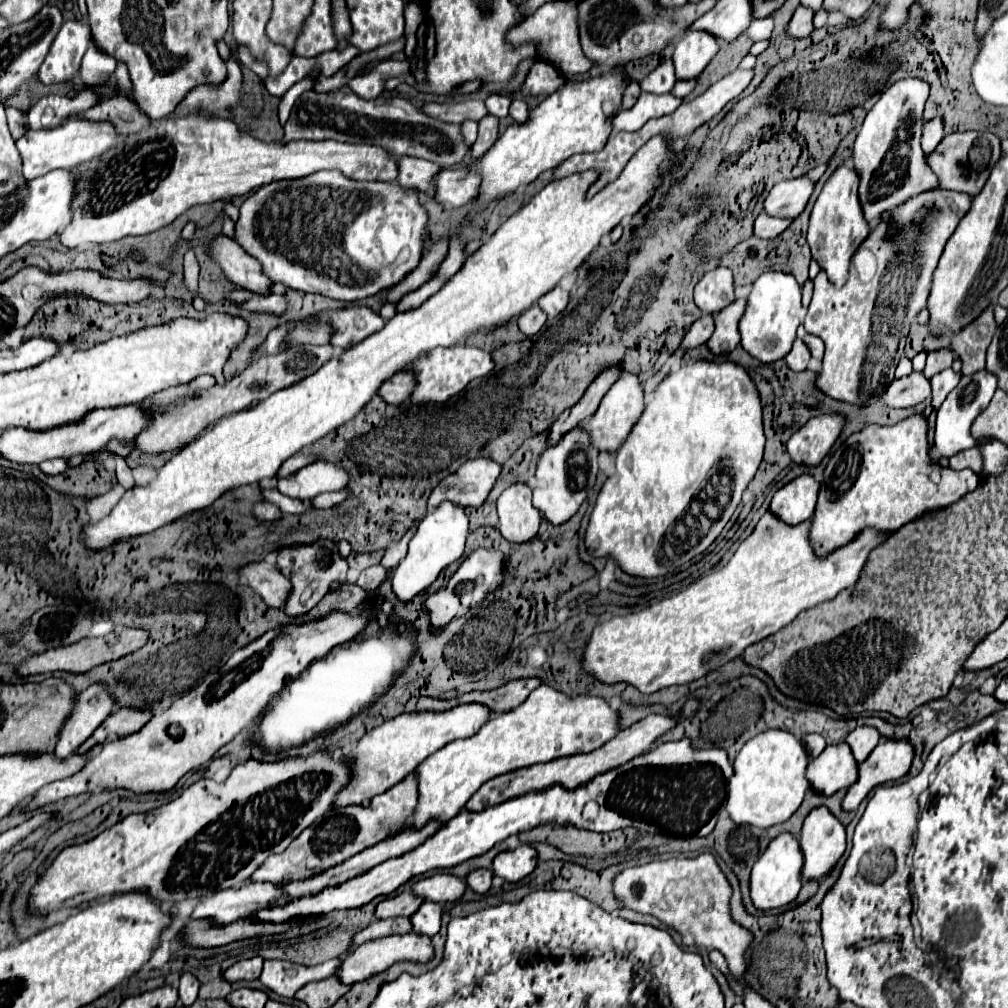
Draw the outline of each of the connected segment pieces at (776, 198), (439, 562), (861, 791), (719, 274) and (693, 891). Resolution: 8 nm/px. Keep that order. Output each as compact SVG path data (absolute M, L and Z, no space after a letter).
M808 177L782 181L772 187L768 199L764 201L764 213L772 213L772 217L796 219L804 211L812 191L814 181L810 181Z
M448 501L440 507L436 507L428 517L420 523L418 531L408 543L408 553L400 561L400 565L392 573L392 591L394 595L408 603L414 599L414 595L428 589L442 569L446 569L450 563L462 557L464 543L468 537L468 517L464 515L464 509L458 505L448 505Z
M882 739L868 755L868 759L858 765L858 781L848 789L842 801L842 809L854 811L876 785L904 777L910 769L910 763L912 749L910 745L906 745L906 741Z
M724 267L710 269L694 289L694 303L702 313L716 315L724 307L736 301L734 285L732 285L732 271Z
M702 853L694 859L650 861L642 867L626 867L614 879L614 893L622 907L654 915L678 933L692 933L696 937L696 946L707 951L720 951L726 957L734 979L742 983L742 975L746 973L744 949L748 949L752 933L730 919L728 897L732 889L710 853Z

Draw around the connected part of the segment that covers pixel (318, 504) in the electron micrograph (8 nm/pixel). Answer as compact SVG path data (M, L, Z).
M342 489L338 493L322 493L322 495L316 495L316 499L310 499L312 501L312 507L314 509L330 509L342 501L348 499L348 489Z

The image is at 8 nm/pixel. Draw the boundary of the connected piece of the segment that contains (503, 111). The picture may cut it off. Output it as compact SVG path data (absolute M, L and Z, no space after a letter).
M490 95L486 99L486 107L494 117L508 117L508 109L510 109L512 99L508 95Z

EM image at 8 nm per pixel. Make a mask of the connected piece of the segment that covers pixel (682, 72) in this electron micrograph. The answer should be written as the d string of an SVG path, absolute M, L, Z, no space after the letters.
M690 31L682 41L676 43L674 49L672 61L674 61L676 81L698 79L698 75L712 61L718 49L720 49L718 41L714 37L708 37L708 33Z

